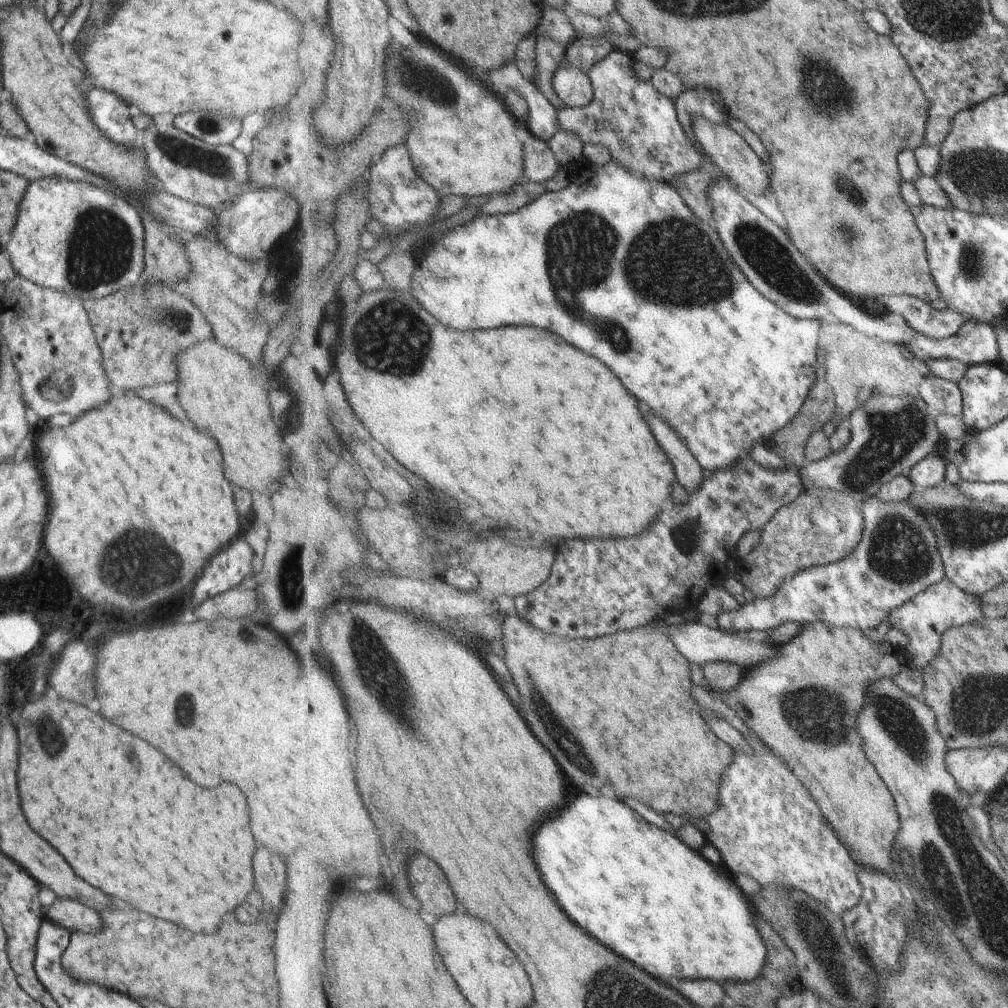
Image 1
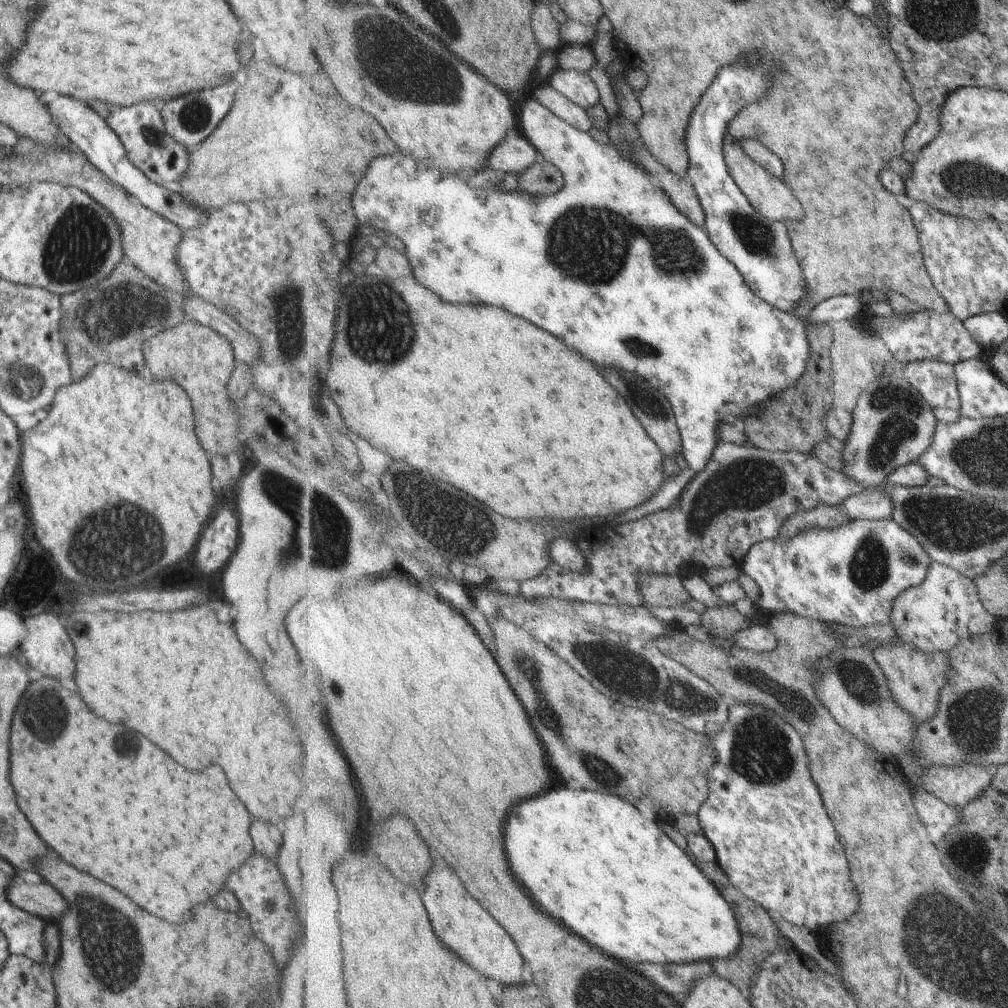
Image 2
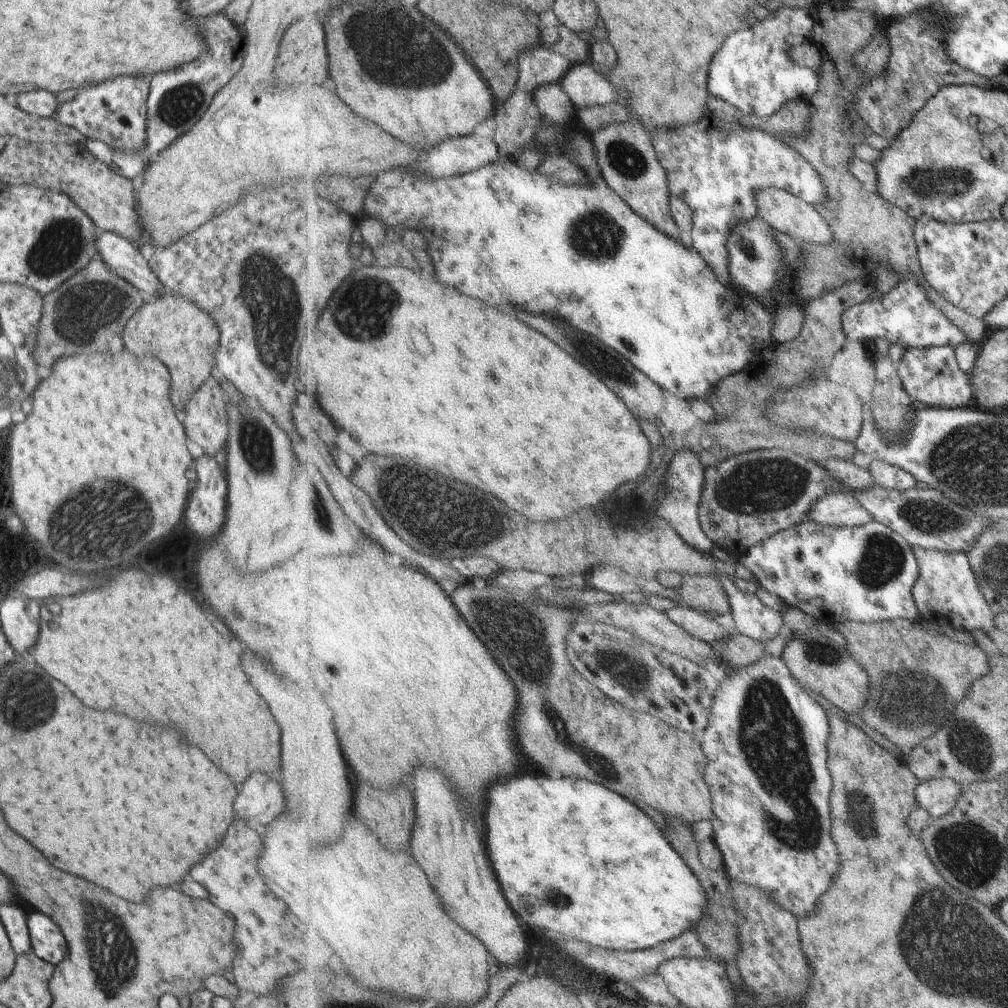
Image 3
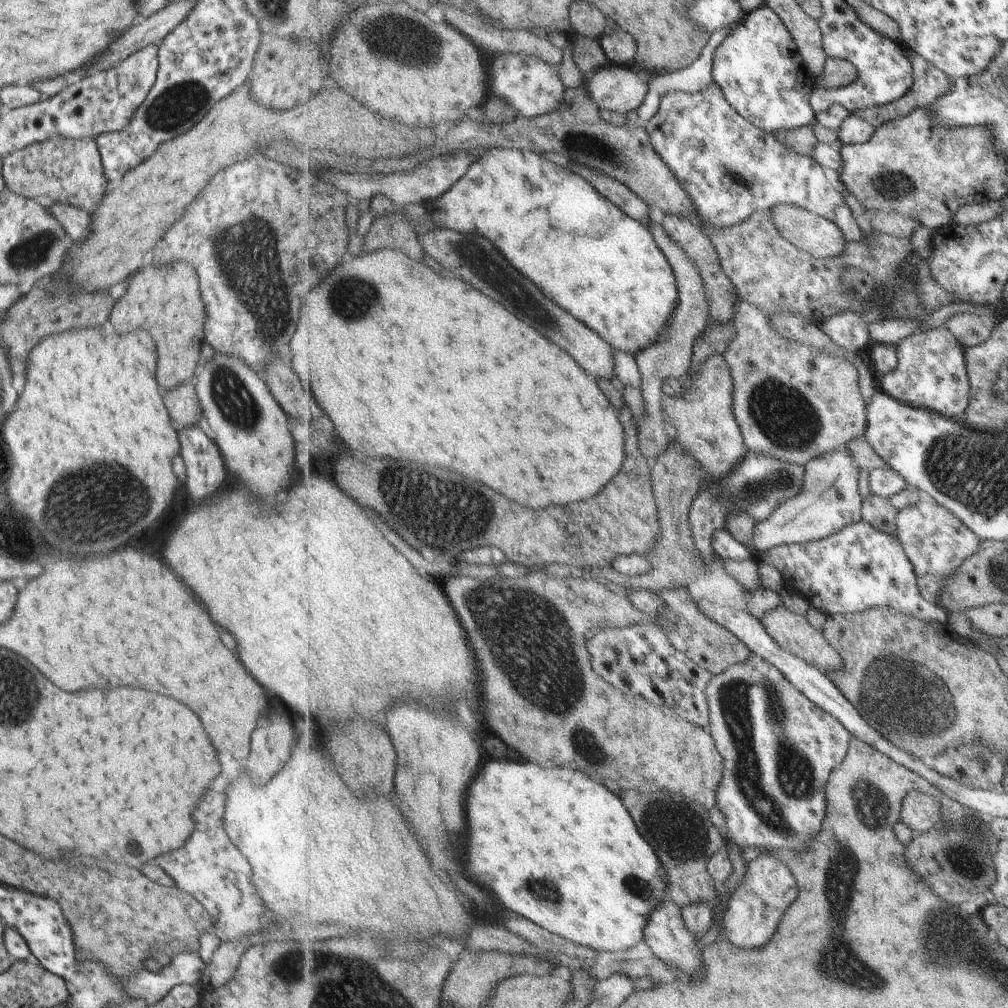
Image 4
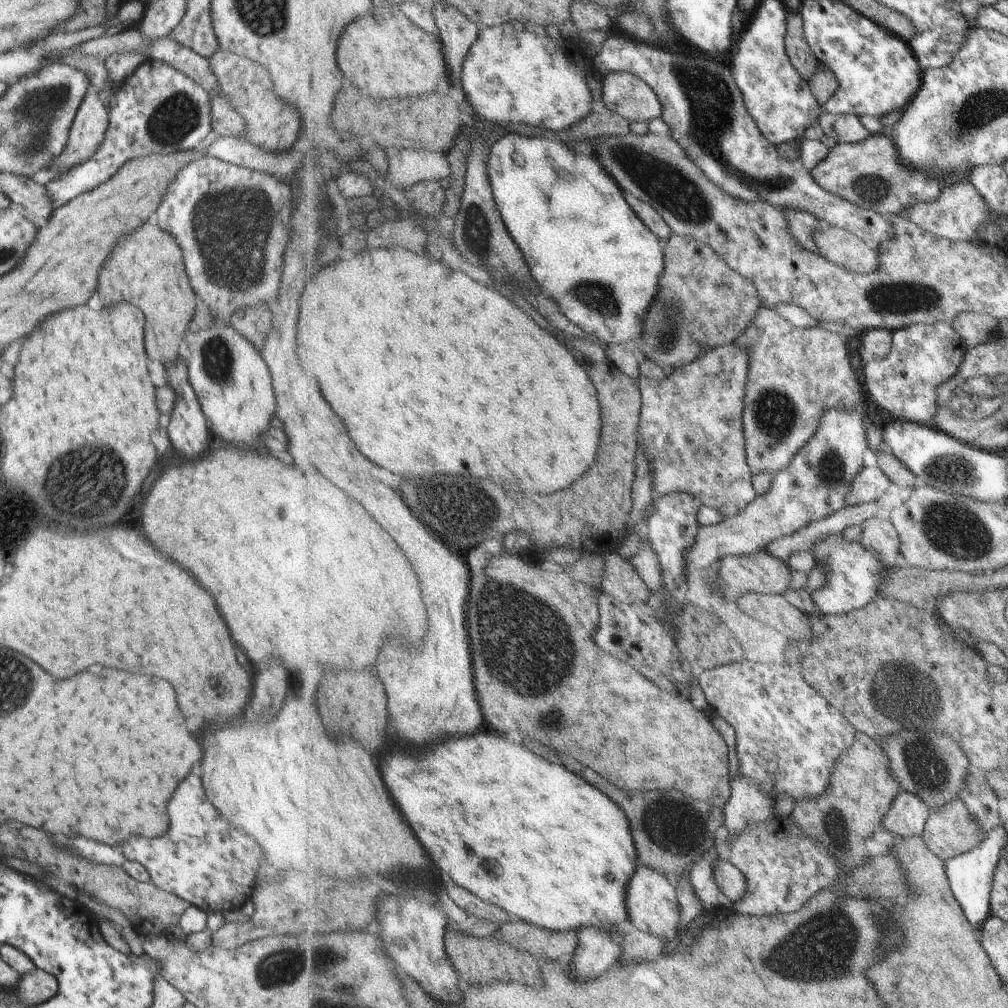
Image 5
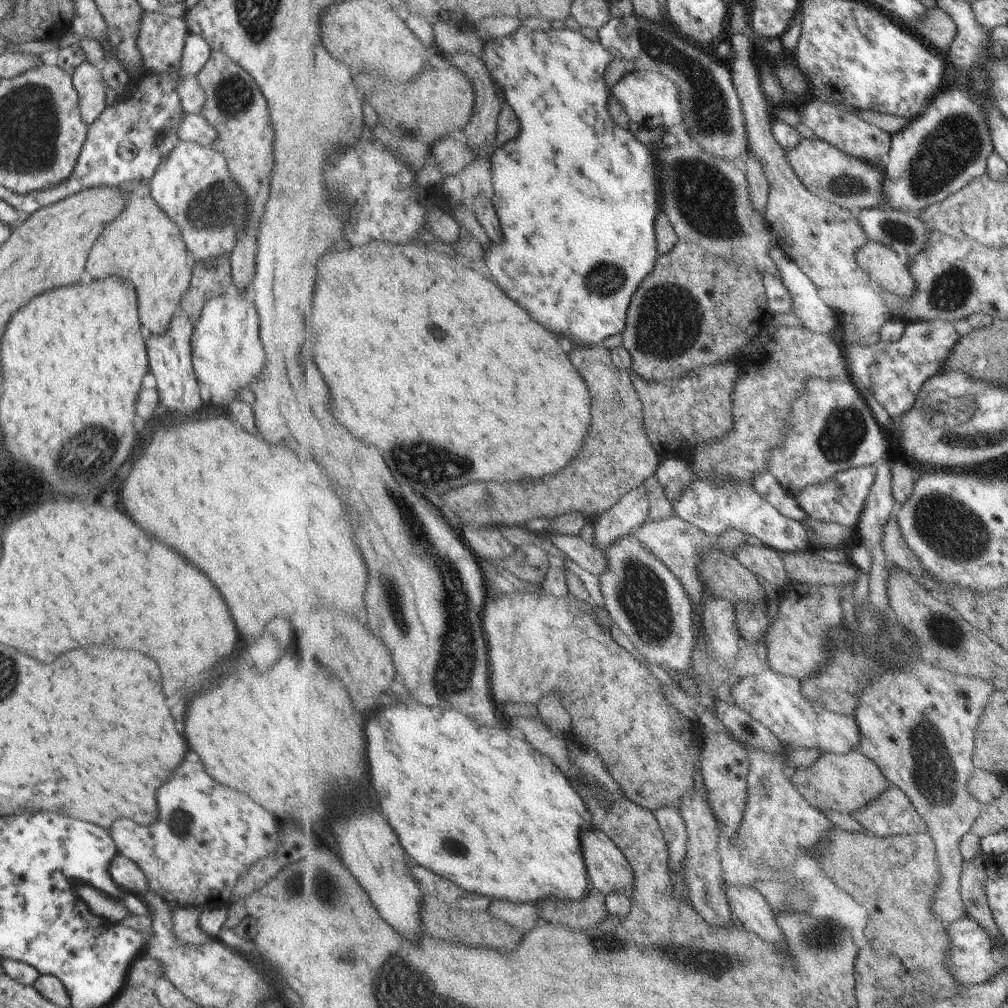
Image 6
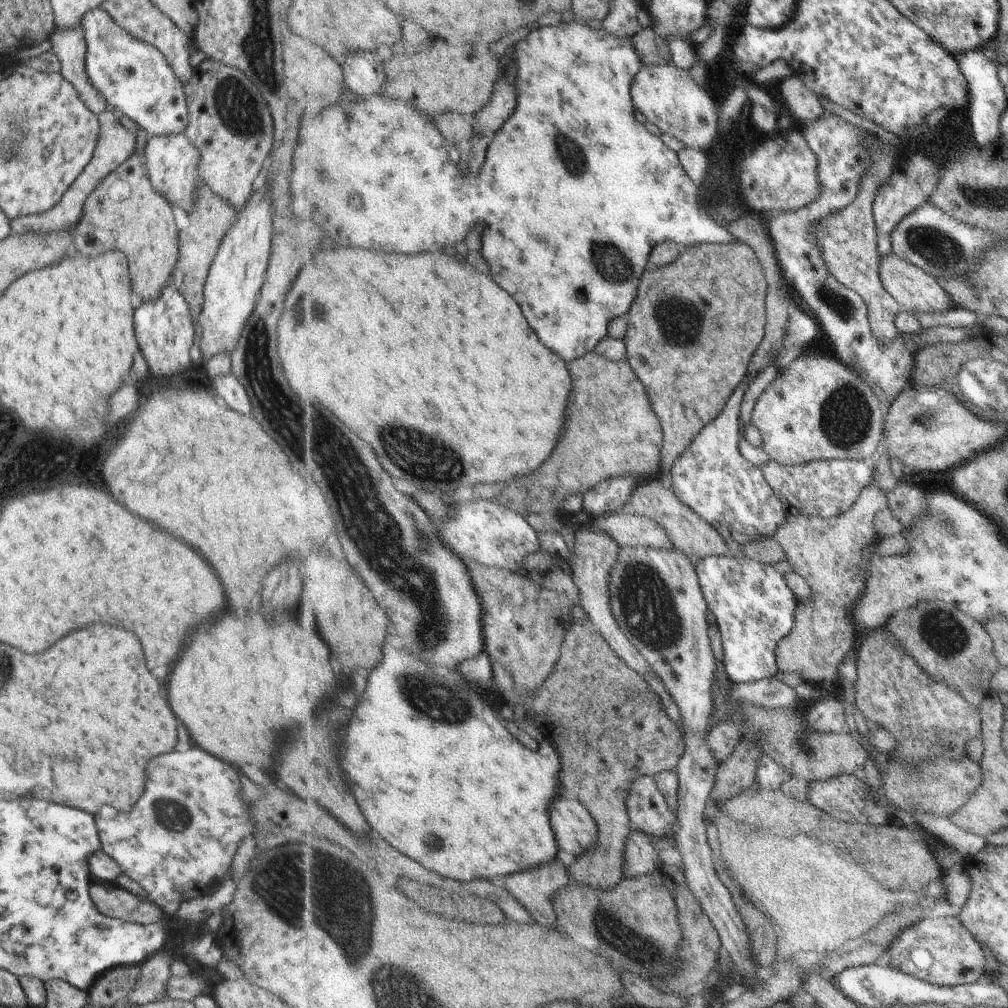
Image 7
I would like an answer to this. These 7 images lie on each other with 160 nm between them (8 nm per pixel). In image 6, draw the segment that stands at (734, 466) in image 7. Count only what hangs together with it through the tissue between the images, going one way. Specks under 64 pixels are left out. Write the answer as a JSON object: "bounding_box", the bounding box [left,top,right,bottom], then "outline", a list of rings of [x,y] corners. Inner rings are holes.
{"bounding_box":[675,477,814,553],"outline":[[[696,477],[696,480],[682,491],[675,508],[678,516],[706,530],[712,539],[727,528],[735,528],[748,536],[755,536],[763,545],[780,553],[814,550],[812,542],[808,540],[808,528],[804,527],[801,521],[784,515],[758,492],[755,484],[749,485],[746,481],[739,481],[734,486],[721,483],[713,486]]]}

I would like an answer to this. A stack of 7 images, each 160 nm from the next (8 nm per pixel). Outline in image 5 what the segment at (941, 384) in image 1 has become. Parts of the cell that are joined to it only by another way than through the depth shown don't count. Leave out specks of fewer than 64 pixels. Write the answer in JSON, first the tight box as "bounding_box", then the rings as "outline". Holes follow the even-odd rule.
{"bounding_box":[864,323,965,425],"outline":[[[914,323],[894,331],[889,356],[865,361],[864,384],[871,400],[895,420],[932,425],[939,410],[937,390],[959,372],[965,355],[964,343],[951,324]]]}

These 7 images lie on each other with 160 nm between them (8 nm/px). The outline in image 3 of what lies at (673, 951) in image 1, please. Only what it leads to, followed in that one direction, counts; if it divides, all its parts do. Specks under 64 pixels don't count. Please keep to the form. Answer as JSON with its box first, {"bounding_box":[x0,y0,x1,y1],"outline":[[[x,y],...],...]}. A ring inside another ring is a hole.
{"bounding_box":[487,774,708,951],"outline":[[[533,774],[519,776],[519,780],[515,778],[513,782],[507,782],[501,788],[495,786],[489,792],[487,826],[489,826],[491,862],[497,870],[499,882],[503,884],[503,892],[509,900],[509,904],[515,908],[515,912],[519,912],[525,918],[525,922],[531,926],[535,924],[537,928],[559,932],[567,940],[581,940],[581,942],[587,942],[593,946],[603,946],[604,949],[640,951],[673,941],[684,932],[693,931],[694,928],[697,932],[697,926],[708,914],[707,891],[687,861],[666,838],[664,832],[651,820],[651,816],[647,816],[643,810],[639,810],[625,796],[619,796],[617,792],[605,788],[603,784],[597,784],[591,780],[577,780],[577,778],[565,778],[565,780],[557,782],[555,778],[549,778],[549,776],[533,776]]]}

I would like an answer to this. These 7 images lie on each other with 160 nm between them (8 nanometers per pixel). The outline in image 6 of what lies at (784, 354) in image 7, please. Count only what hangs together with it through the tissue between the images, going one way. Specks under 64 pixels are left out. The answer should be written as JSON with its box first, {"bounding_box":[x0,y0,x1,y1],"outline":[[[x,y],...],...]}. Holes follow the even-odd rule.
{"bounding_box":[770,249,840,335],"outline":[[[771,249],[770,255],[784,276],[783,286],[793,299],[793,312],[804,327],[833,335],[840,326],[840,316],[819,298],[817,285],[801,270],[794,260],[781,249]]]}

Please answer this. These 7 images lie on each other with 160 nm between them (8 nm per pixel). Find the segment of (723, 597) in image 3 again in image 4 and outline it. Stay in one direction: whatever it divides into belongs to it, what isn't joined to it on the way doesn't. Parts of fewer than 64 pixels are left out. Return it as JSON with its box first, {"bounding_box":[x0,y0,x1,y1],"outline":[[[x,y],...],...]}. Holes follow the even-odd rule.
{"bounding_box":[611,437,710,593],"outline":[[[675,437],[670,438],[670,445],[666,451],[657,460],[652,461],[651,466],[652,483],[658,506],[657,524],[662,526],[662,536],[656,539],[654,550],[645,556],[654,569],[649,574],[632,578],[621,576],[621,573],[613,569],[611,578],[625,584],[625,587],[629,589],[644,589],[659,593],[664,589],[680,589],[683,586],[689,586],[699,576],[709,574],[710,566],[702,561],[702,554],[696,547],[688,520],[691,505],[701,491],[700,484],[704,470],[702,464],[691,453],[688,453]]]}

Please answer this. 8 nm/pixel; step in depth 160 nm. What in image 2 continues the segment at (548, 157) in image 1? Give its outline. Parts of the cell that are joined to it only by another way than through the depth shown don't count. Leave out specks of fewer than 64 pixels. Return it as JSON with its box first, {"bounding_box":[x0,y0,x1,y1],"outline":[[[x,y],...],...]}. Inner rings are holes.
{"bounding_box":[487,130,541,176],"outline":[[[511,130],[506,140],[490,153],[487,162],[488,166],[494,170],[521,176],[535,166],[540,159],[541,154],[528,138],[519,130]]]}

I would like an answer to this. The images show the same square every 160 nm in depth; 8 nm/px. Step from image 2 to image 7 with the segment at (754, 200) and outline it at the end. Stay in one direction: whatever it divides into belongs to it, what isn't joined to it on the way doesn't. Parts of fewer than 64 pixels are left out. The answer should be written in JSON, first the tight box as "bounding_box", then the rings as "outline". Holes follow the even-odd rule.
{"bounding_box":[880,253,955,312],"outline":[[[896,253],[887,254],[885,258],[880,258],[881,264],[881,281],[885,290],[887,290],[897,303],[907,311],[915,312],[946,312],[955,310],[955,302],[951,300],[947,288],[943,288],[943,284],[939,282],[931,272],[914,266],[911,262],[903,260],[900,255]]]}

